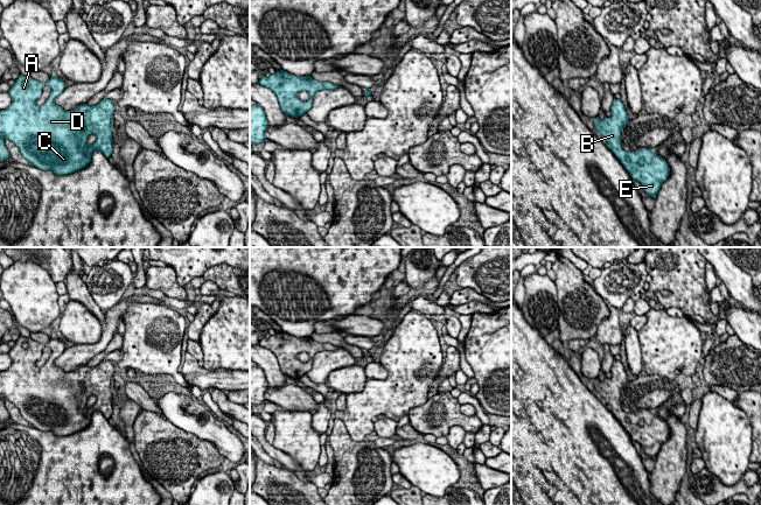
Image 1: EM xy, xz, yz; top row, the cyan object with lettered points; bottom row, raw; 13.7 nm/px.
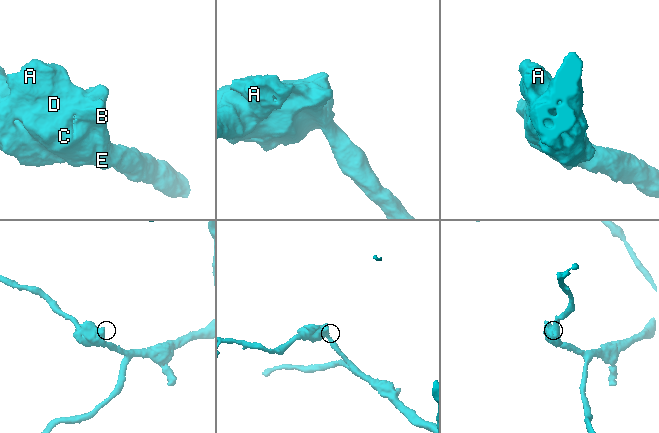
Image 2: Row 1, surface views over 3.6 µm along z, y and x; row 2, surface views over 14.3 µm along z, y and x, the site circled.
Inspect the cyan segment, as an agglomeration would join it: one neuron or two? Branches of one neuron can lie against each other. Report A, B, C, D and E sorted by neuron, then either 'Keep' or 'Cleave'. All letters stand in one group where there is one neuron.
Groups: A B C D E. Keep

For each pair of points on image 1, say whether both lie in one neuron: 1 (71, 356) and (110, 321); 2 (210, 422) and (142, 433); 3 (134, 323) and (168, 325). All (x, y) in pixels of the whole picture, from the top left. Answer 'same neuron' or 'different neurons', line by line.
1: same neuron
2: different neurons
3: same neuron

